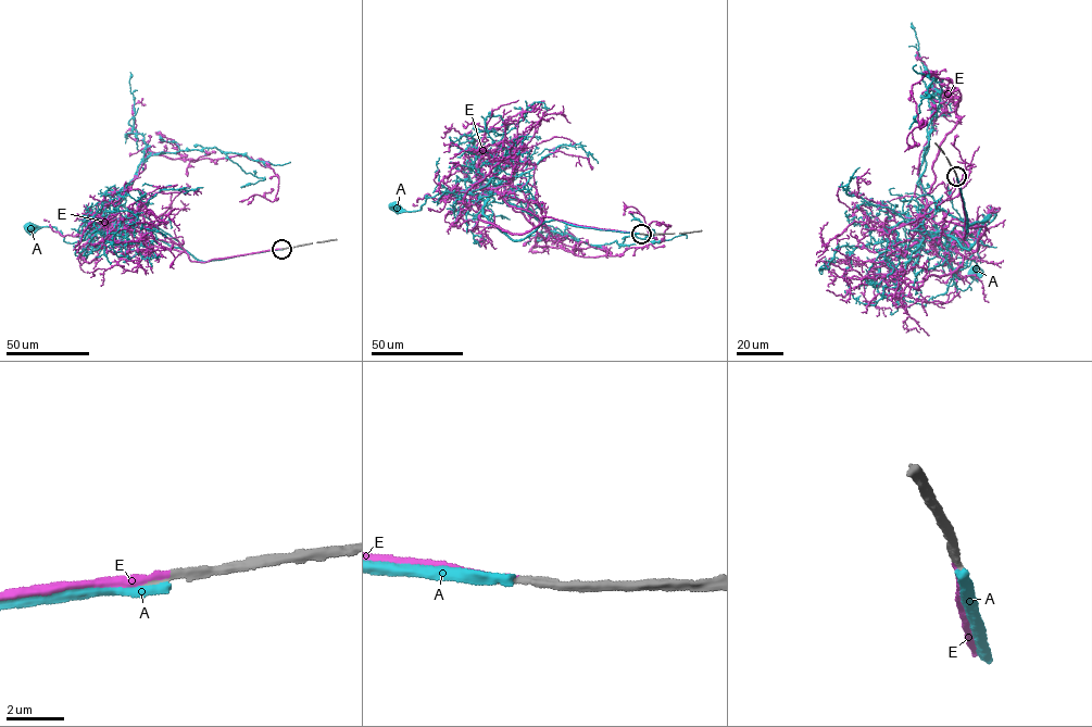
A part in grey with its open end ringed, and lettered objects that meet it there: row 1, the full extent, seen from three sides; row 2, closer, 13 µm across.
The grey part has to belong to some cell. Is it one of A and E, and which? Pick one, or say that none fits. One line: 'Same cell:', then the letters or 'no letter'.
Same cell: E

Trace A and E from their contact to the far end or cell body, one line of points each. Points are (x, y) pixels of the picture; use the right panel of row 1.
A: (957, 176), (965, 233), (991, 216), (969, 249), (946, 236), (955, 276), (973, 260), (974, 272)
E: (956, 176), (965, 239), (925, 196), (961, 95), (933, 72), (912, 86), (917, 142)

